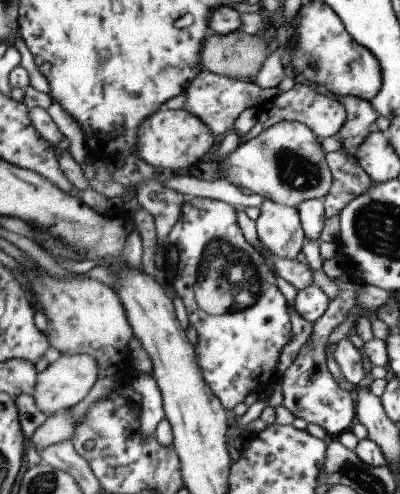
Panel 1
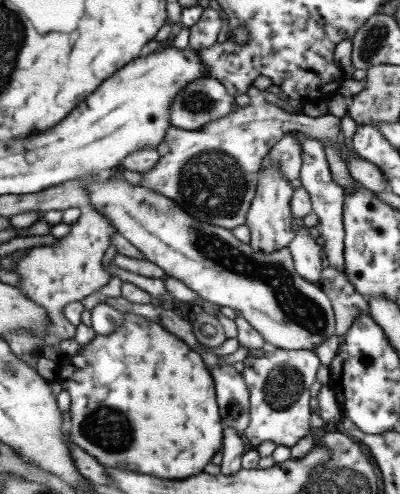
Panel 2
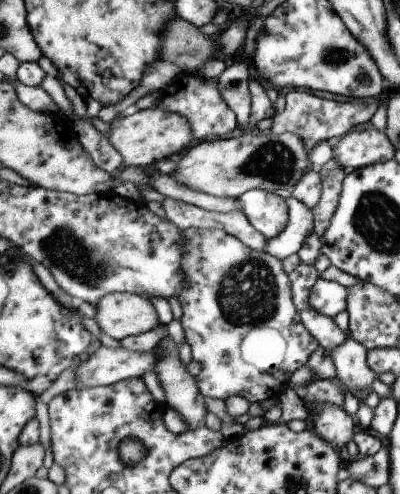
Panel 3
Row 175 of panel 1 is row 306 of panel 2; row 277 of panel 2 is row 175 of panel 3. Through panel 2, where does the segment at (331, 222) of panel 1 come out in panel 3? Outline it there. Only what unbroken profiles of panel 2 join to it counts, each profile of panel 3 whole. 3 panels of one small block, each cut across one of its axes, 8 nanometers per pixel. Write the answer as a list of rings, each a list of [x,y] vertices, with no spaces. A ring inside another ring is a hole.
[[[331,158],[331,162],[327,162],[323,168],[319,168],[319,172],[323,176],[323,198],[317,204],[317,208],[311,212],[315,216],[315,232],[325,236],[325,232],[331,228],[331,220],[341,204],[343,184],[345,184],[345,178],[349,176],[349,172],[345,172],[345,168],[341,168],[335,158]]]

